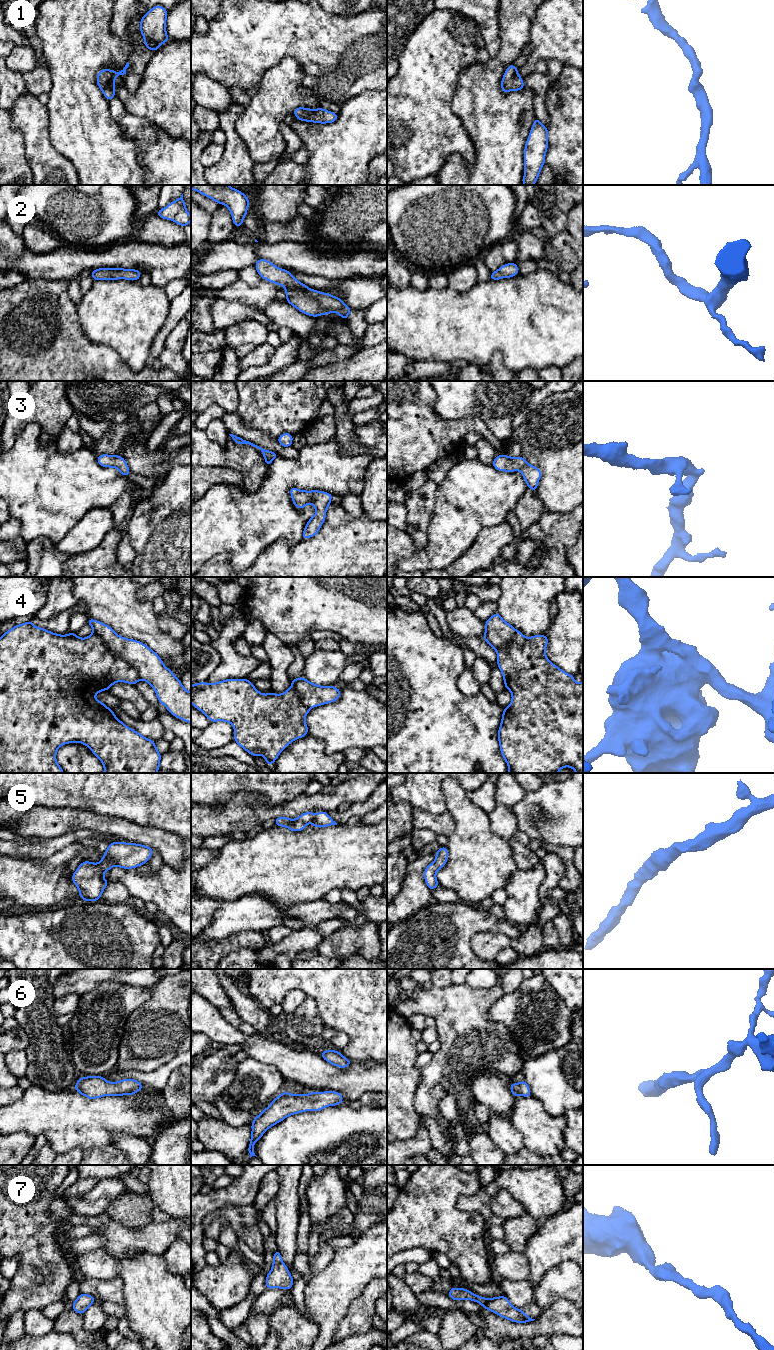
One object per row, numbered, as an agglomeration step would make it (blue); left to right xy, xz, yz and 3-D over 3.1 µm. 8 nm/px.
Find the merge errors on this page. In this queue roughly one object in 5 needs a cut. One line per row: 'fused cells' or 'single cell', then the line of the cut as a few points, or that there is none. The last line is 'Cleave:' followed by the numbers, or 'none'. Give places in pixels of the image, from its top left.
1: single cell; no cut
2: single cell; no cut
3: single cell; no cut
4: single cell; no cut
5: single cell; no cut
6: single cell; no cut
7: single cell; no cut
Cleave: none

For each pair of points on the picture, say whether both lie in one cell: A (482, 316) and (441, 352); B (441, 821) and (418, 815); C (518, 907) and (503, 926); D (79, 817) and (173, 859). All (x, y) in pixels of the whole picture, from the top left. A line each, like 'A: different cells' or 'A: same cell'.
A: same cell
B: same cell
C: different cells
D: same cell

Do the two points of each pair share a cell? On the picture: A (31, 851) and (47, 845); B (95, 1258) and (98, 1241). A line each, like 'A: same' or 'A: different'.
A: same
B: different

